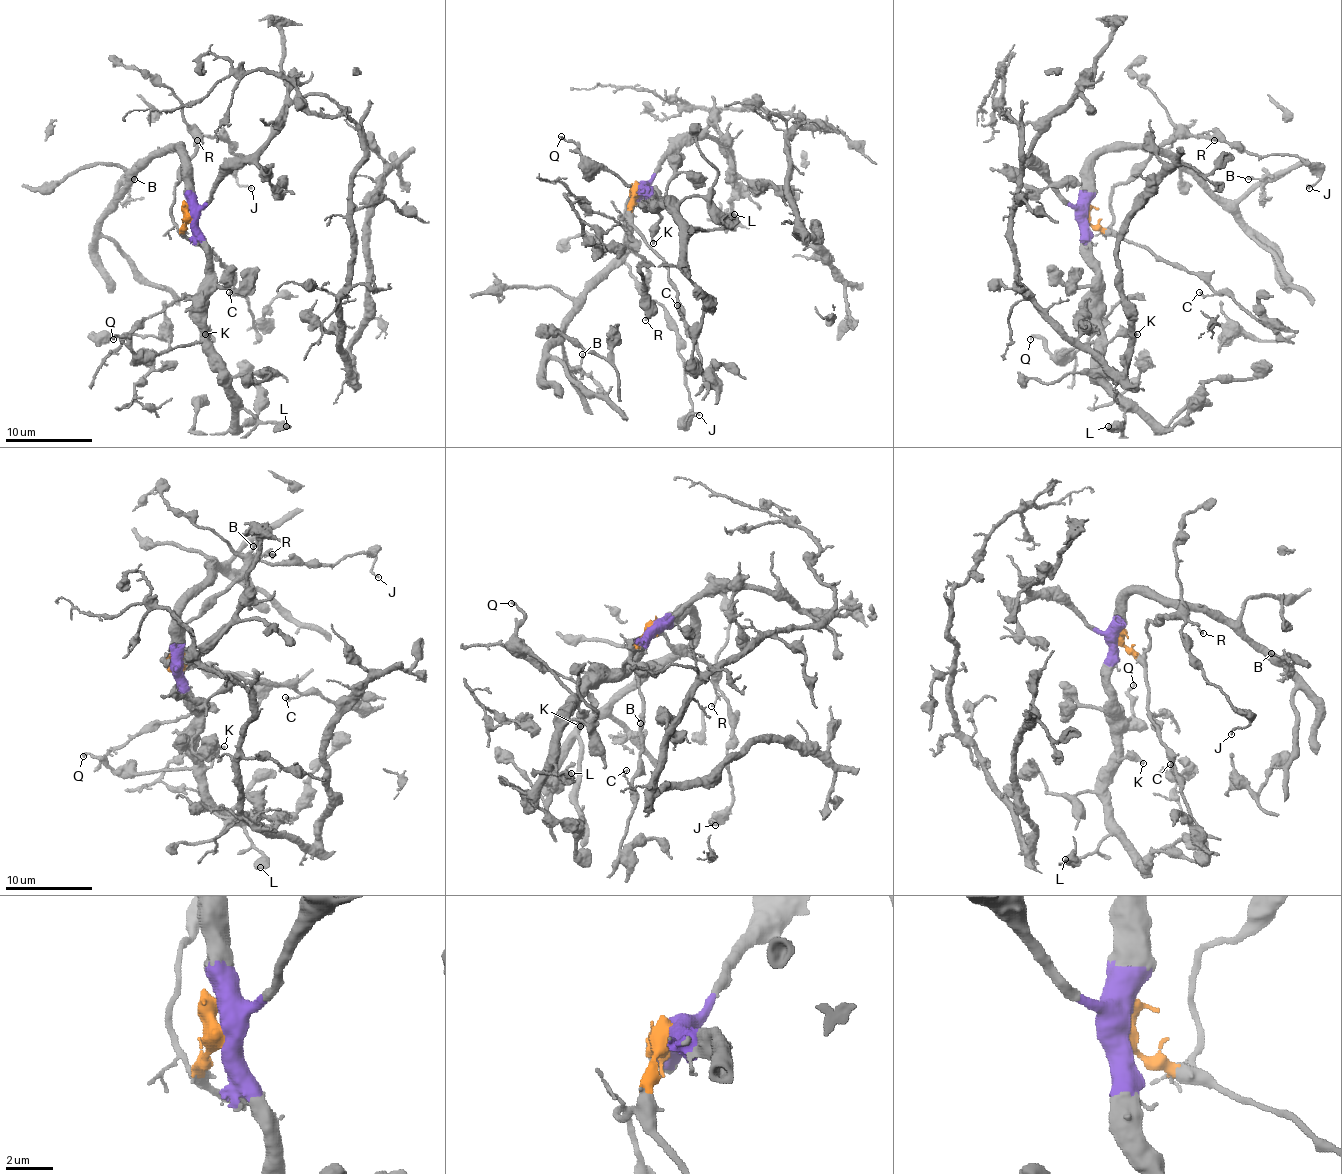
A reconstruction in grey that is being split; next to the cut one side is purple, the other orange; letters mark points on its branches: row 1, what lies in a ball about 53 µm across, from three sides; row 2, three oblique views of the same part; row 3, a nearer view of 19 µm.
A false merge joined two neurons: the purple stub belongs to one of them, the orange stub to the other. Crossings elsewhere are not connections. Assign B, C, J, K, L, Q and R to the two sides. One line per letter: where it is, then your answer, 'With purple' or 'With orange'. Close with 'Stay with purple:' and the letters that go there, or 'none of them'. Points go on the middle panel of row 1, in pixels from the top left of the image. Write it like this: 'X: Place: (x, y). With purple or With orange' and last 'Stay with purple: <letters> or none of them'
B: Place: (582, 354). With purple
C: Place: (677, 305). With orange
J: Place: (699, 415). With orange
K: Place: (653, 243). With purple
L: Place: (734, 214). With purple
Q: Place: (561, 136). With purple
R: Place: (645, 320). With orange
Stay with purple: B, K, L, Q

